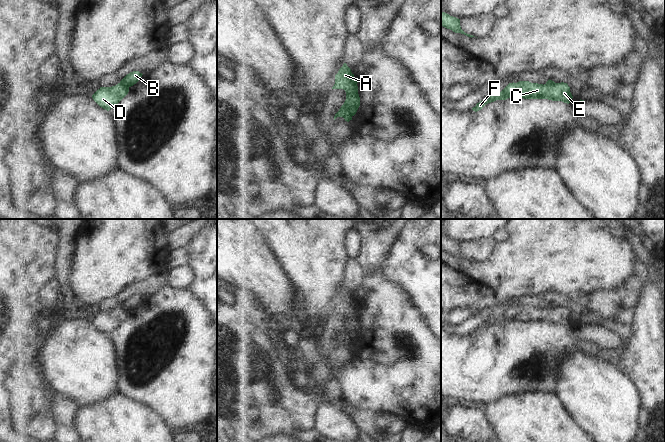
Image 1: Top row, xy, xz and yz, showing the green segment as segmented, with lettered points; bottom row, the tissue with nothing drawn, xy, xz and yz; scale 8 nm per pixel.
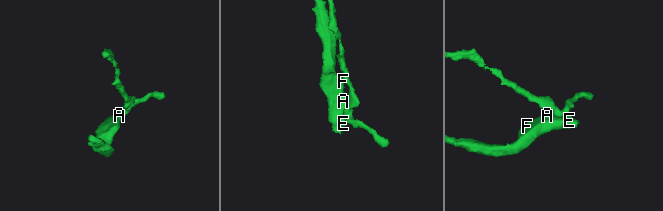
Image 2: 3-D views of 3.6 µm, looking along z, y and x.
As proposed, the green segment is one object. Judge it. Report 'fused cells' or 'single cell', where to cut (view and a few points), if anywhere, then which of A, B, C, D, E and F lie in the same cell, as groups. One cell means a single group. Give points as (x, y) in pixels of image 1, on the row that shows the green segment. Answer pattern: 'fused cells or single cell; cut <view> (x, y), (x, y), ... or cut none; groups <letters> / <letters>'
fused cells; cut xz (344, 103), (352, 115); groups A C D E F / B

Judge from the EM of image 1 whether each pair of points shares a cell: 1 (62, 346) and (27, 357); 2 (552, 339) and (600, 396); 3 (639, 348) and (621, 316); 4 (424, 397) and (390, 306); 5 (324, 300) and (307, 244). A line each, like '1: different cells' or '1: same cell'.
1: different cells
2: different cells
3: different cells
4: same cell
5: same cell

